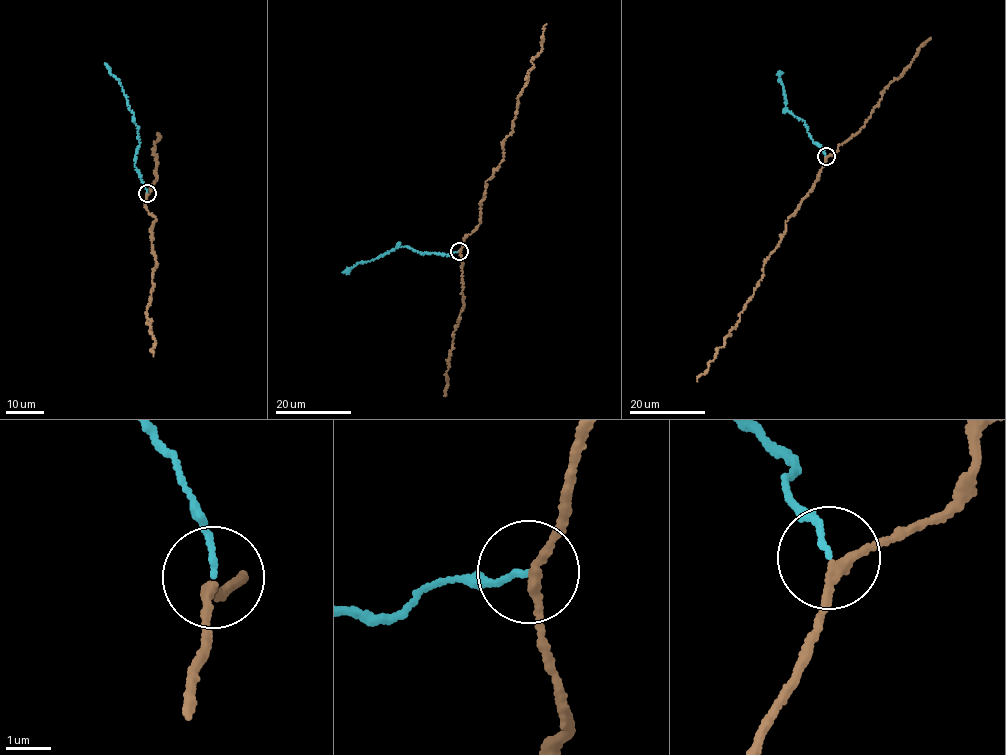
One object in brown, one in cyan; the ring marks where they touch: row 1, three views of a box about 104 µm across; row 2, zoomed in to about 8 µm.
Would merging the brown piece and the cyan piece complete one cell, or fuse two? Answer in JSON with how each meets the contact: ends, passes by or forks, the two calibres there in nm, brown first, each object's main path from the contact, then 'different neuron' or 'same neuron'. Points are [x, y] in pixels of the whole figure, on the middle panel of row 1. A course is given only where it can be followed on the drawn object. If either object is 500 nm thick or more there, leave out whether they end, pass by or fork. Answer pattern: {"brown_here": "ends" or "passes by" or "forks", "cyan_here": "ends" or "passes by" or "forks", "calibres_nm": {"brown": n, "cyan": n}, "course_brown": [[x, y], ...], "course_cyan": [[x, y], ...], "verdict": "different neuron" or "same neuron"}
{"brown_here": "passes by", "cyan_here": "ends", "calibres_nm": {"brown": 190, "cyan": 110}, "course_brown": [[459, 252], [481, 222], [486, 181], [504, 160], [547, 23]], "course_cyan": [[459, 251], [446, 255], [423, 255], [397, 246], [342, 273]], "verdict": "same neuron"}

